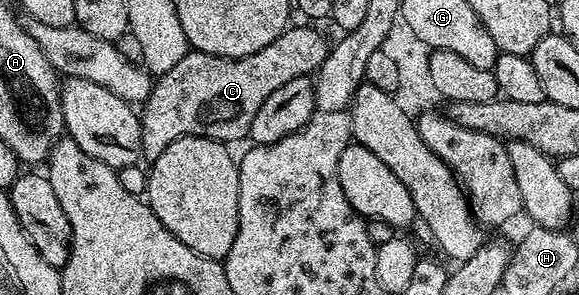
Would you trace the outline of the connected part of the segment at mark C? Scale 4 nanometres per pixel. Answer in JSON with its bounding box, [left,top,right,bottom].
[139,23,329,163]

